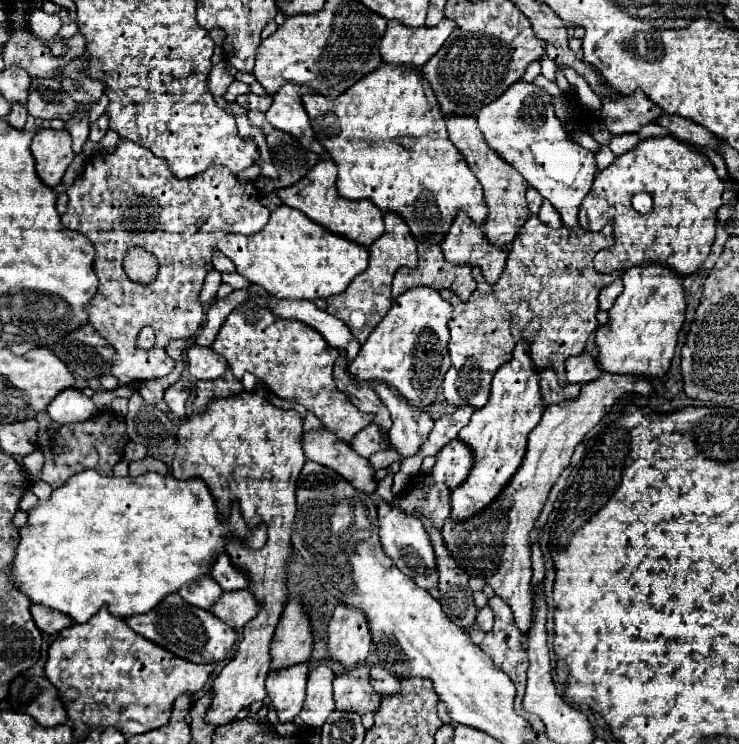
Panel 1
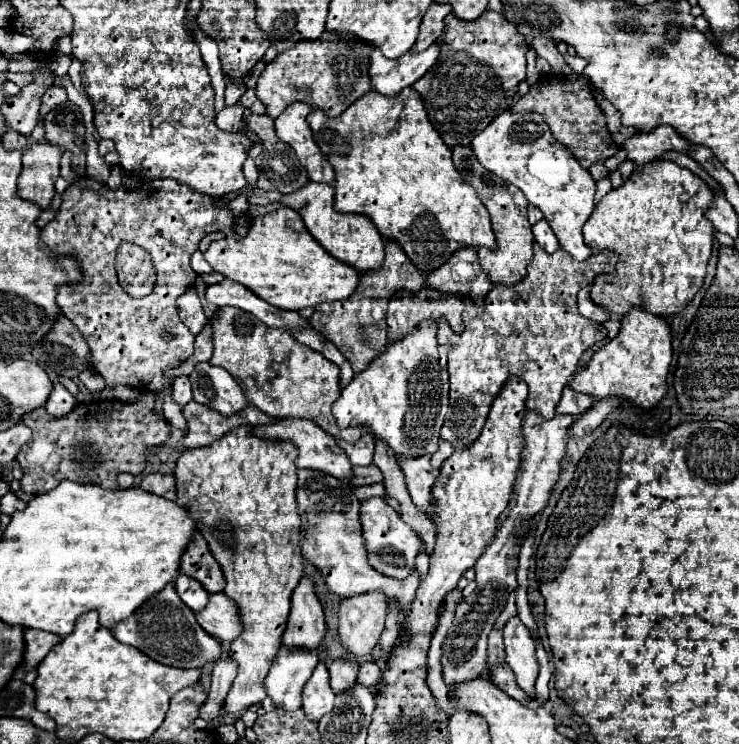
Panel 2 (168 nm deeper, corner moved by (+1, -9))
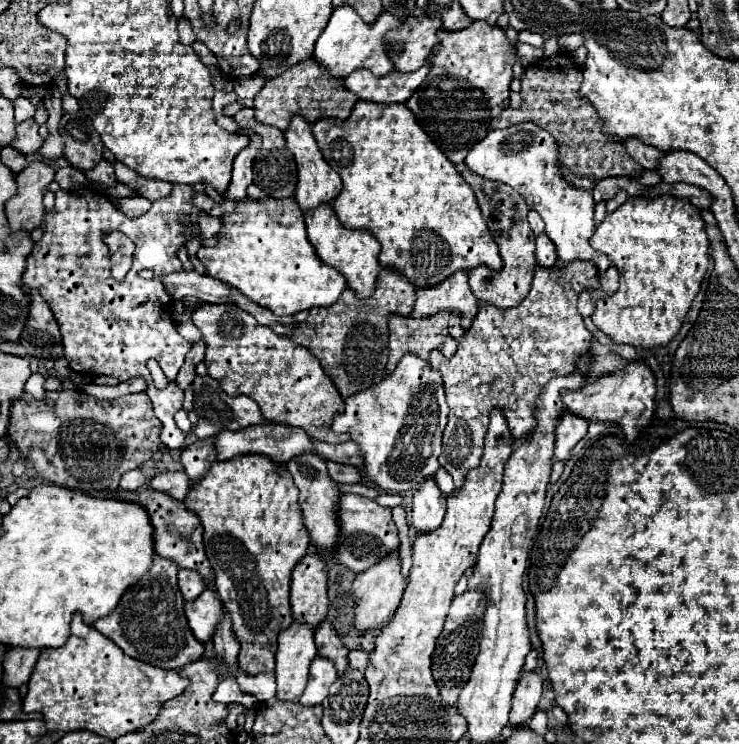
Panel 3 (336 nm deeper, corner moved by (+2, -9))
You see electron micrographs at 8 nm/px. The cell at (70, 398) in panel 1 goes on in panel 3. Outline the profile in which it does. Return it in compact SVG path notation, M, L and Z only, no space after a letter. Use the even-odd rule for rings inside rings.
M31 373L31 377L27 379L25 383L25 391L31 393L35 399L43 399L45 397L45 389L43 389L43 383L45 383L45 377L41 373Z

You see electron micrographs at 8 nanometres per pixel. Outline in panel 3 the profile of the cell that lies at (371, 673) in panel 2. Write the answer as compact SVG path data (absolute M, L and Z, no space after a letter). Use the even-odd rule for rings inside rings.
M351 651L351 653L349 653L349 665L351 665L353 669L365 671L367 663L369 663L369 655L367 655L367 653L363 653L363 651Z

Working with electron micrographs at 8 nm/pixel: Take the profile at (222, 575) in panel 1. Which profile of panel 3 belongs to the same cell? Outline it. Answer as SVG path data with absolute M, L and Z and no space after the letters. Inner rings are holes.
M115 489L115 491L103 491L103 495L121 499L127 503L137 503L147 511L151 527L153 527L153 545L155 545L157 555L165 559L173 559L183 569L193 569L201 573L203 577L211 577L211 565L203 549L203 527L199 523L199 517L193 511L189 511L183 501L177 501L175 497L163 491L155 491L155 489L143 489L143 491Z

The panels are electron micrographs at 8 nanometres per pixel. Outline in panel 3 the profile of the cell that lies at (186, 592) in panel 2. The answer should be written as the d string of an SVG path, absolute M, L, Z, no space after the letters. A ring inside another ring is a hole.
M179 569L179 589L181 589L185 601L197 599L197 595L201 595L201 591L205 589L205 581L197 571Z

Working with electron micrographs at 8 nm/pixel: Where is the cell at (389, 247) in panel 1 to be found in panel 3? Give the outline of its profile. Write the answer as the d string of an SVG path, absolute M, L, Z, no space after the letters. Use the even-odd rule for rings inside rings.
M381 269L377 289L369 299L361 301L351 291L345 291L331 307L311 309L307 321L295 327L291 341L299 347L305 347L319 359L325 375L329 375L339 395L347 399L385 379L389 341L387 317L391 313L409 315L413 299L415 287L405 279L405 275L393 269Z

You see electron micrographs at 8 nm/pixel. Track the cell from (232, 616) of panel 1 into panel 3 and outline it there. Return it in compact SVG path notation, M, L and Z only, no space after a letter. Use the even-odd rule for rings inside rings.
M205 589L197 599L185 603L185 615L189 627L201 643L213 637L213 629L217 627L217 621L221 621L221 611L223 603L219 601L213 589Z

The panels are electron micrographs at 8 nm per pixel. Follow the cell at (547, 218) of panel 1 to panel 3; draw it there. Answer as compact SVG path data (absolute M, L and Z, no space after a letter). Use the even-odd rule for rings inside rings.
M543 233L537 237L537 249L535 249L535 257L537 257L537 263L541 267L553 267L555 261L557 261L557 253L555 253L555 247L551 243L551 239Z

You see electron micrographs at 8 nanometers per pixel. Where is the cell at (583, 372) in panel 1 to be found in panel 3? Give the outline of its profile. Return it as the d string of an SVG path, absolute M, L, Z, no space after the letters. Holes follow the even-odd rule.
M565 413L561 423L557 425L557 441L555 441L555 459L569 461L571 449L587 435L589 423L581 423L581 419L573 419L573 415Z

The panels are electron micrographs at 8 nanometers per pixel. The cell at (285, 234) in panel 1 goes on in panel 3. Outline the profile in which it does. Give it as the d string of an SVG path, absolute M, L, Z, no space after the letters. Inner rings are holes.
M245 197L243 201L237 203L233 213L221 215L221 221L223 221L223 227L219 231L217 245L201 247L197 251L197 257L201 259L201 263L205 265L205 269L211 277L239 289L253 303L273 311L275 315L295 315L299 311L313 309L313 307L329 307L347 289L345 277L337 269L333 269L333 267L321 263L321 259L317 259L313 245L309 243L307 233L305 233L303 211L299 209L299 205L293 197L269 199L269 201L255 201L255 199Z

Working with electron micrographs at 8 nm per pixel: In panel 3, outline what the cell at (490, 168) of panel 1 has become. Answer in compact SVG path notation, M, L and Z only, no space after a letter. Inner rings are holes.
M461 167L463 179L471 185L475 191L475 197L479 201L479 207L483 211L483 219L487 221L487 227L499 247L499 255L503 259L501 271L487 271L487 267L479 267L469 271L469 287L479 303L489 303L499 309L511 309L517 307L529 293L533 273L537 267L535 261L535 235L527 223L529 207L517 191L511 187L505 187L505 183L491 183L487 179L481 179L479 175L473 175L469 169Z

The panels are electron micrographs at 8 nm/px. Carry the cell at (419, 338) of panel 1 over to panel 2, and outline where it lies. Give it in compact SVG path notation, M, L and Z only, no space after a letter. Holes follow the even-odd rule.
M422 319L412 329L412 333L404 335L398 341L388 341L386 351L374 357L364 371L356 373L348 387L342 391L340 399L332 405L332 413L338 421L338 427L366 425L376 439L384 439L394 449L396 457L434 453L438 449L440 427L448 411L448 367L446 367L448 345L438 345L436 333L438 333L436 319Z

